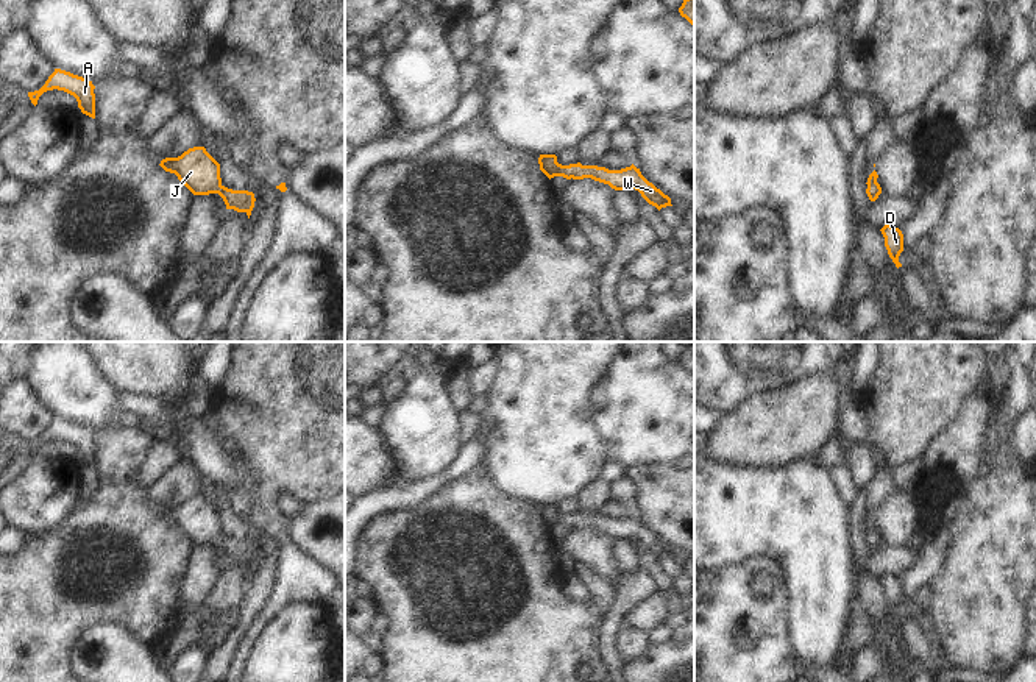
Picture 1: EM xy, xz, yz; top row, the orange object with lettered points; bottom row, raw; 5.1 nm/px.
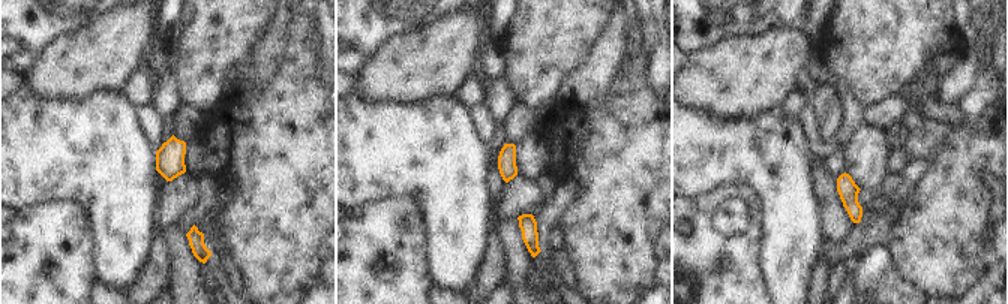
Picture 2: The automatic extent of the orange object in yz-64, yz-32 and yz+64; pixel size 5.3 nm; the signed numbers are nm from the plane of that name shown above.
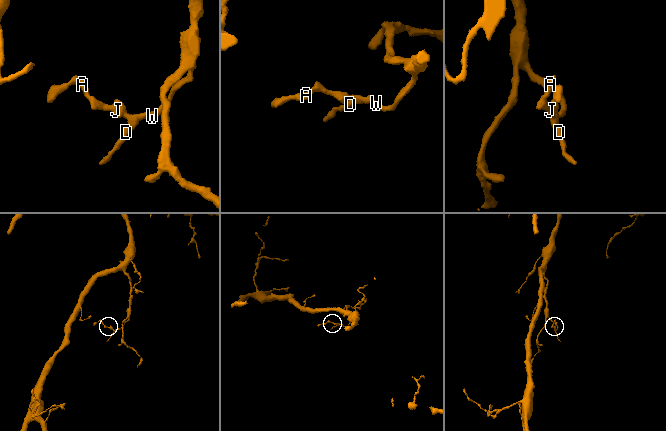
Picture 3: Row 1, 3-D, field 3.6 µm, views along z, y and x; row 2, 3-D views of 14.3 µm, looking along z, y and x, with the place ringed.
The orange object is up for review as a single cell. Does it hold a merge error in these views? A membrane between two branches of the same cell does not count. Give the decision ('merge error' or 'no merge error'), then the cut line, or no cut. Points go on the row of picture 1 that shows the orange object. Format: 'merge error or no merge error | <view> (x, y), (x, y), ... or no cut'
no merge error | no cut

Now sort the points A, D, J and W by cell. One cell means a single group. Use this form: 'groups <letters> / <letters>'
groups A D J W

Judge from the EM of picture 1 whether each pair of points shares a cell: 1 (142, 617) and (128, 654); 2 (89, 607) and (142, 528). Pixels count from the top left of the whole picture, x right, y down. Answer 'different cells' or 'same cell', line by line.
1: different cells
2: same cell

